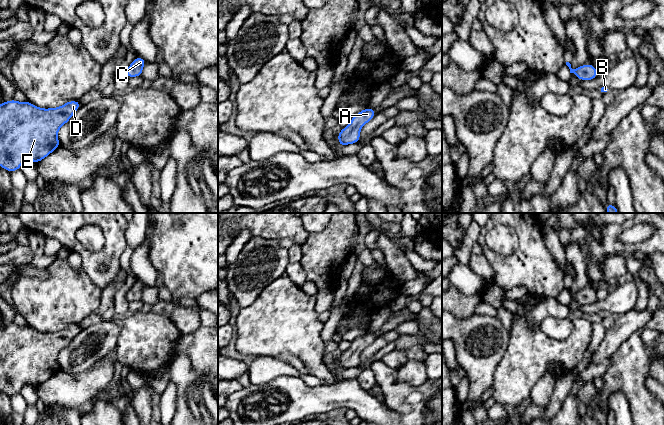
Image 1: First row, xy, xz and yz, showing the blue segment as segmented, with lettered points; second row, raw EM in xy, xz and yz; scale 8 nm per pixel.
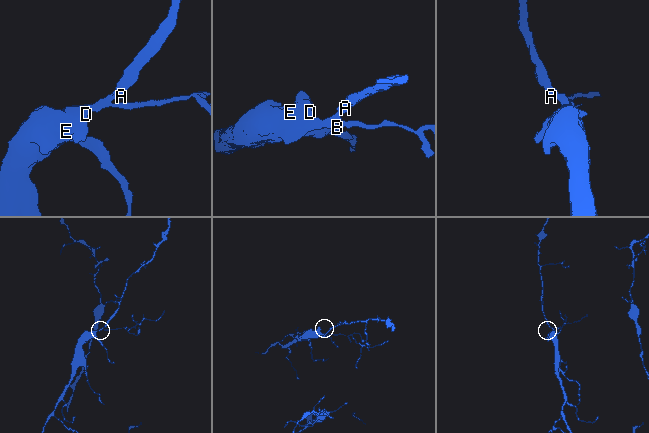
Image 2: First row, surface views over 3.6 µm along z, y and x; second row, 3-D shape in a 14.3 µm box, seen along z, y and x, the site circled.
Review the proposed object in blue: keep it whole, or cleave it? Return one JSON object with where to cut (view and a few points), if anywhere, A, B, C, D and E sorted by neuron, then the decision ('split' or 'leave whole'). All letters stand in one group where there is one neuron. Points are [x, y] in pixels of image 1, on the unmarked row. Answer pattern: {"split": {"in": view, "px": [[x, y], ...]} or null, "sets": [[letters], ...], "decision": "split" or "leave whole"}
{"split": null, "sets": [["A", "B", "C", "D", "E"]], "decision": "leave whole"}

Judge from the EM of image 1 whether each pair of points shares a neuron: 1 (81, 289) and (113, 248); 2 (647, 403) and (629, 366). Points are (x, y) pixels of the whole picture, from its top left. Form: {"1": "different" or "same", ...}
{"1": "different", "2": "same"}

